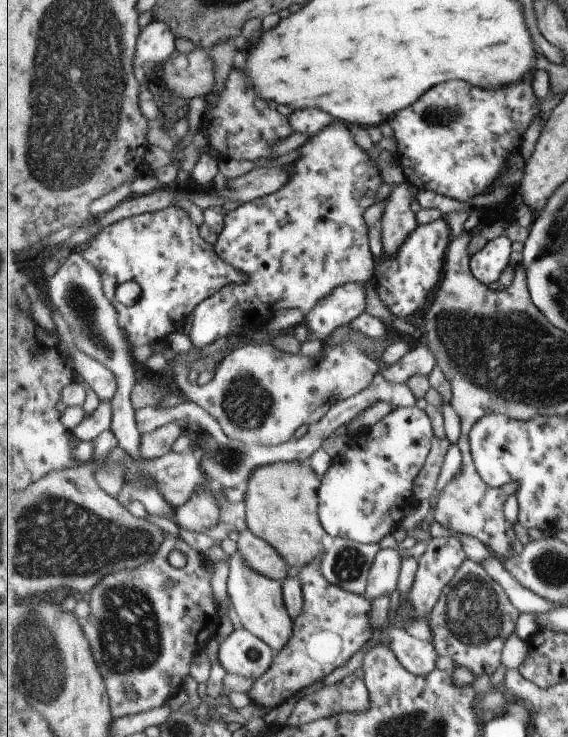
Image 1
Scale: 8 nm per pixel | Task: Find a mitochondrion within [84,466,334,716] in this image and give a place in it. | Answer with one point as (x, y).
(129, 640)

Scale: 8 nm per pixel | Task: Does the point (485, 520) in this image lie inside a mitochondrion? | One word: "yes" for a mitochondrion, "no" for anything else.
no

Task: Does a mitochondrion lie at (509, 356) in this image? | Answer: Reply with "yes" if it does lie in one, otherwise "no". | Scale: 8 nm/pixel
yes

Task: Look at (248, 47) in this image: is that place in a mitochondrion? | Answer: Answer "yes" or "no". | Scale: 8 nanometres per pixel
no

